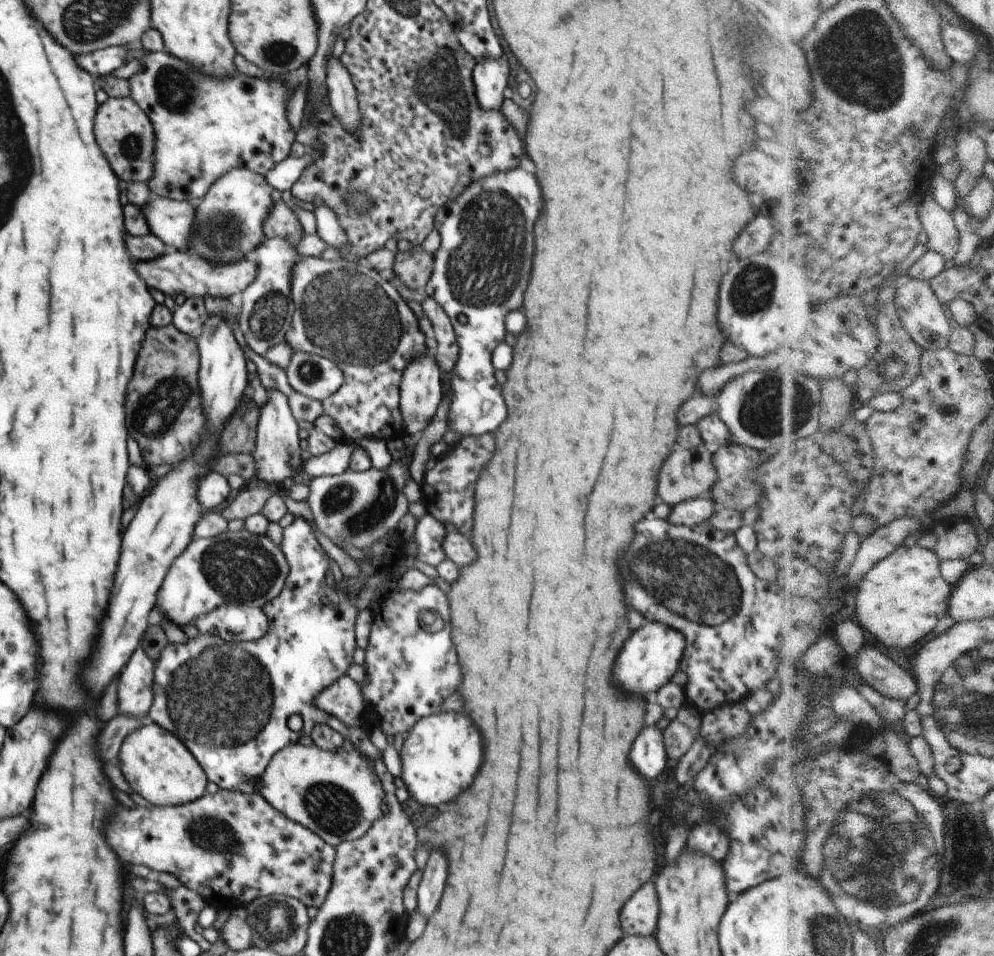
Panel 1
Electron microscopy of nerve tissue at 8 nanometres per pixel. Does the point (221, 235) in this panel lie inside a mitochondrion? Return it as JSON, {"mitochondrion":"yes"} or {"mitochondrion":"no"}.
{"mitochondrion":"yes"}

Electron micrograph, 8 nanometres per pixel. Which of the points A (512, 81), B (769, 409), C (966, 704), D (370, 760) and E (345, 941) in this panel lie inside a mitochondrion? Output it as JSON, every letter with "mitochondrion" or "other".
{"A":"other","B":"mitochondrion","C":"mitochondrion","D":"other","E":"mitochondrion"}

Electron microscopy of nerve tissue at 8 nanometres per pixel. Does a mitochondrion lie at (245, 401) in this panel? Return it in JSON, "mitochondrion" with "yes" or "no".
{"mitochondrion":"no"}

